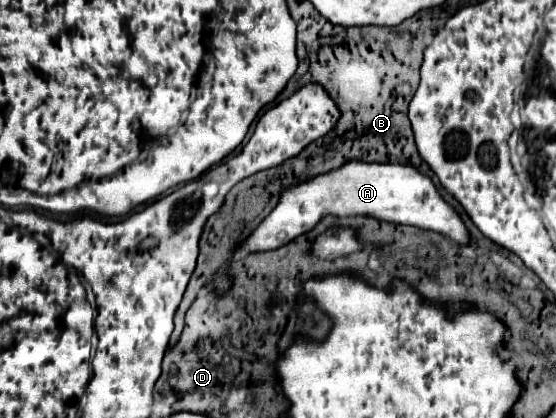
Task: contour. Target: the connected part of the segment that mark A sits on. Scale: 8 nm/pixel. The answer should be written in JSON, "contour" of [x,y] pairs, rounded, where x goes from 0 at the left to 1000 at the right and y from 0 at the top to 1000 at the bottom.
{"contour":[[[628,385],[613,404],[570,419],[549,438],[520,447],[505,462],[498,495],[473,524],[473,533],[451,557],[437,581],[441,600],[480,600],[498,596],[523,572],[559,553],[570,533],[588,519],[674,519],[678,529],[746,538],[757,548],[775,548],[793,562],[811,567],[826,586],[840,586],[844,557],[829,519],[793,476],[775,428],[757,419],[746,400],[736,395],[703,395],[703,390],[653,390]]]}

